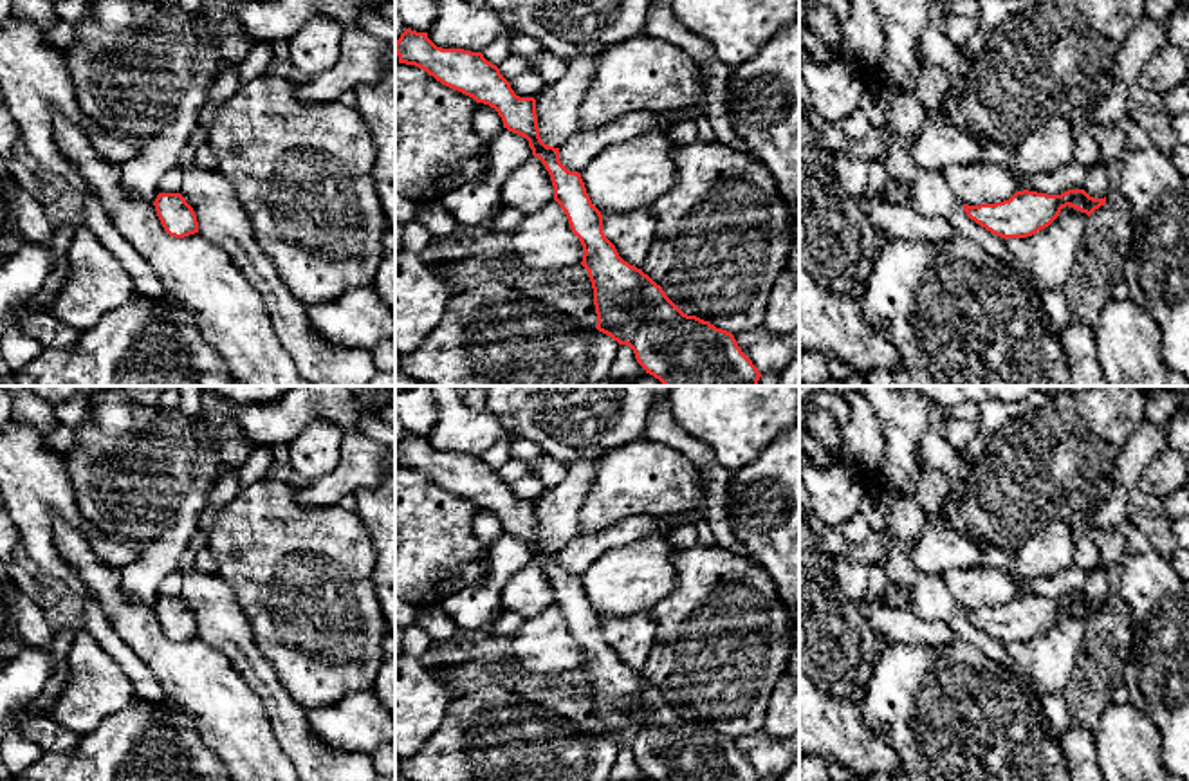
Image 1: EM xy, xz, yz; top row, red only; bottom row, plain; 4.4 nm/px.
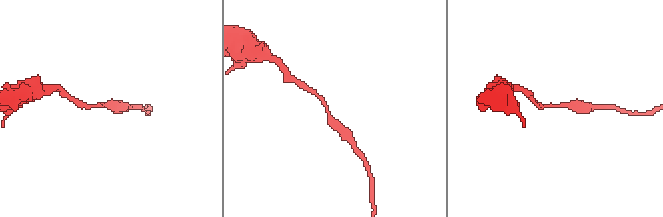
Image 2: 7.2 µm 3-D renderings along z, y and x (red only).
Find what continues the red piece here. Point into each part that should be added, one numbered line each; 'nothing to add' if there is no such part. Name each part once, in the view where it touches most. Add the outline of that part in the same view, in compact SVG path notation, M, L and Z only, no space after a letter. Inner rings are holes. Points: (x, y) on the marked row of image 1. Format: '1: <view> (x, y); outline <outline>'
nothing to add

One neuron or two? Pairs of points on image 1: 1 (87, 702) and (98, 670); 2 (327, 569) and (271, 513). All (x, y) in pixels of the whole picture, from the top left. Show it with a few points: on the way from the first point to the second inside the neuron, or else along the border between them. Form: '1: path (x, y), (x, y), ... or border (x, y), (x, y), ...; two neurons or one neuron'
1: path (91, 695), (96, 688), (96, 677); one neuron
2: path (313, 554), (285, 527); one neuron

